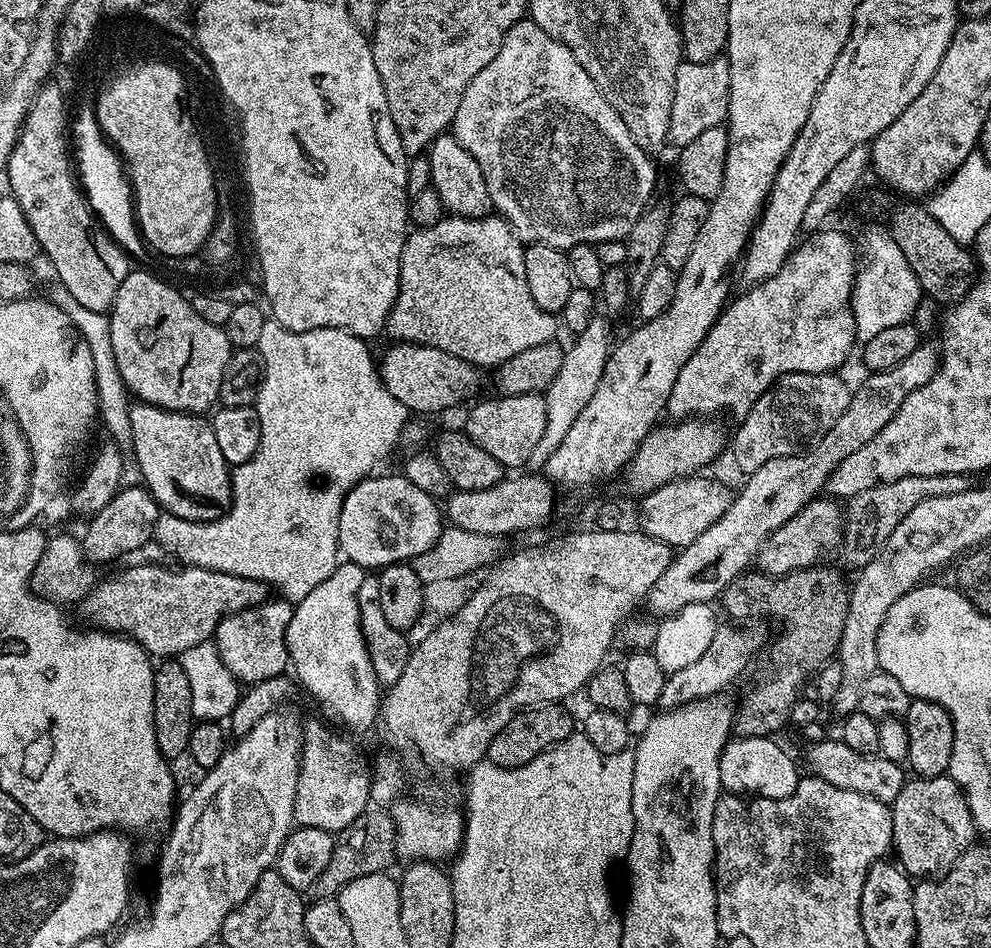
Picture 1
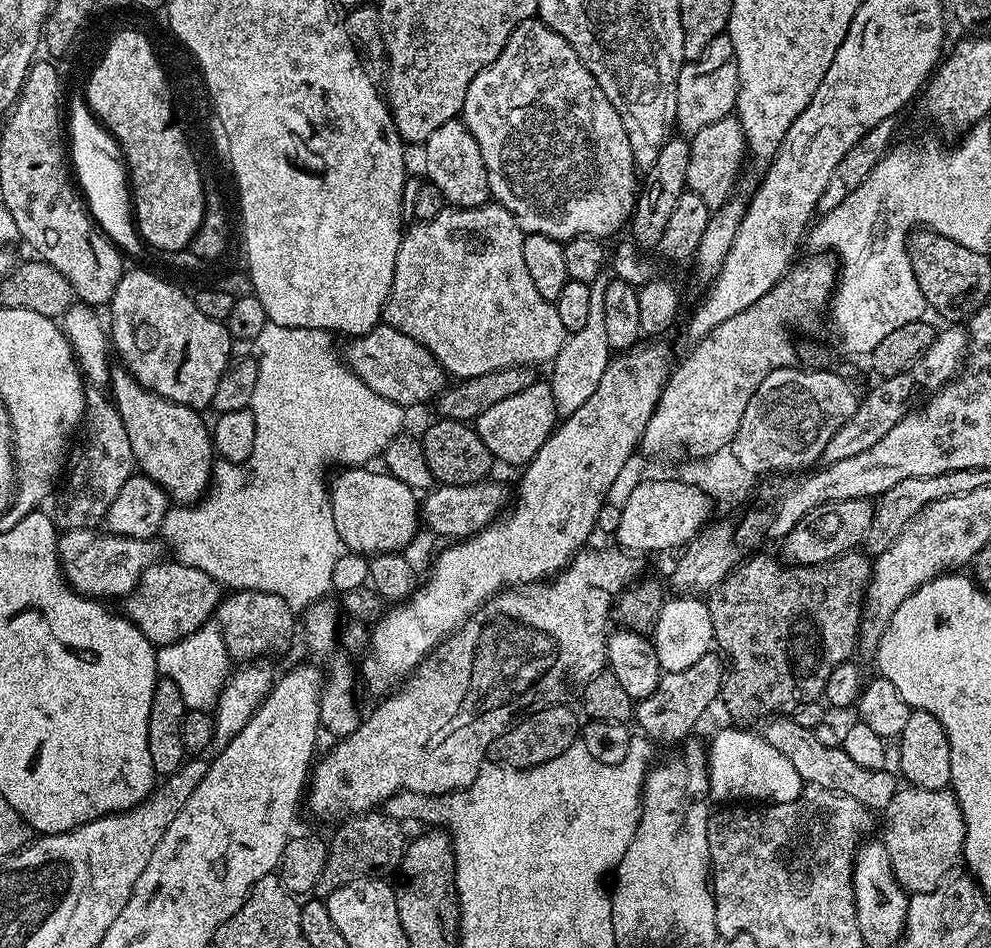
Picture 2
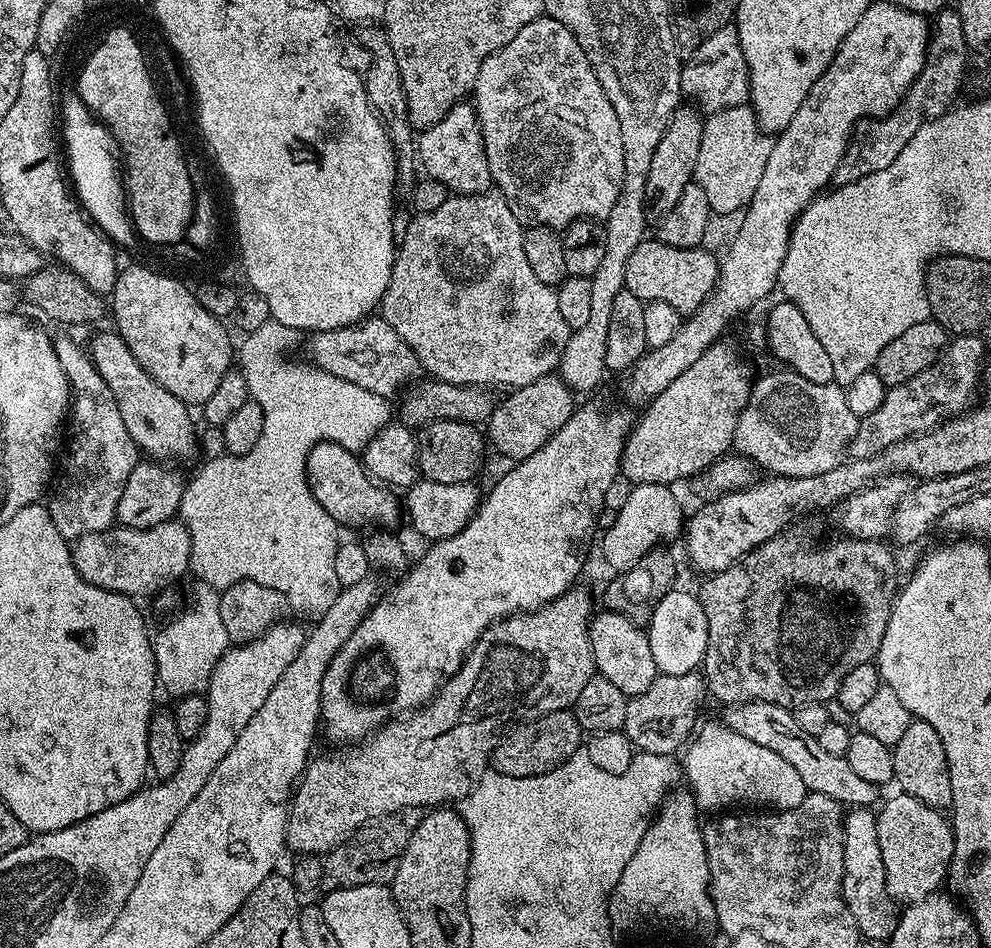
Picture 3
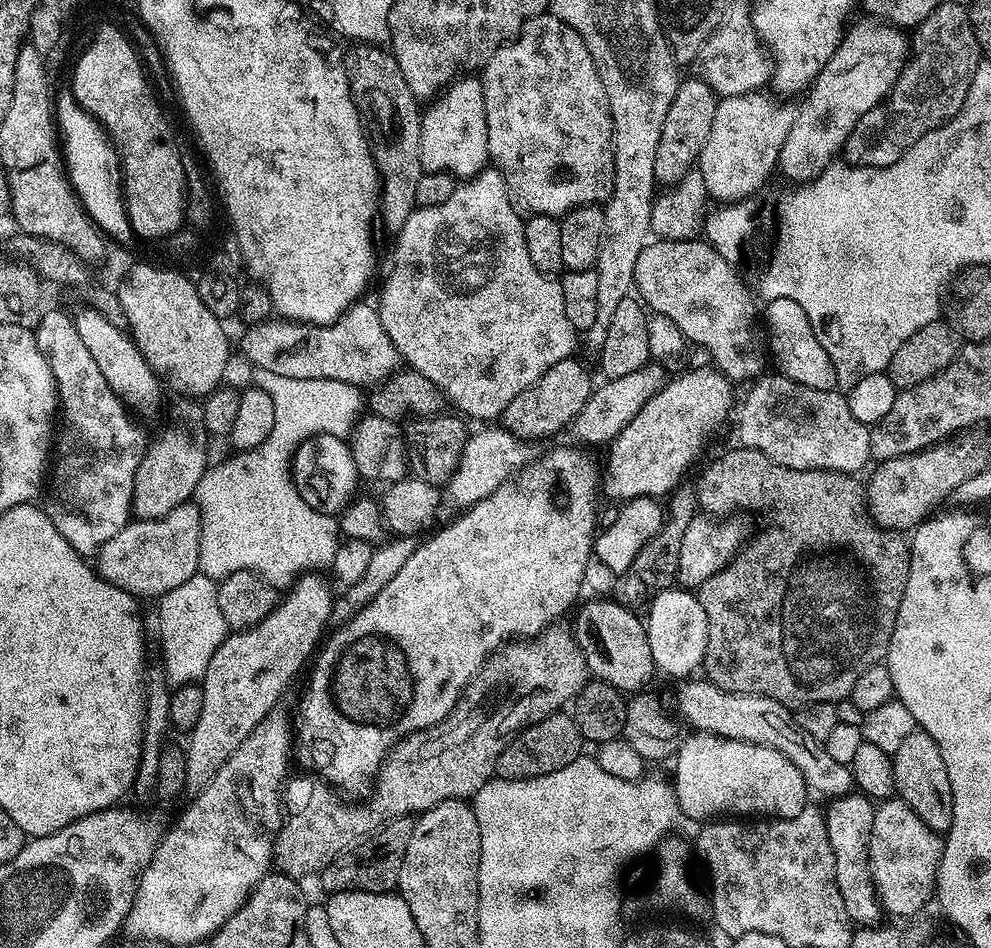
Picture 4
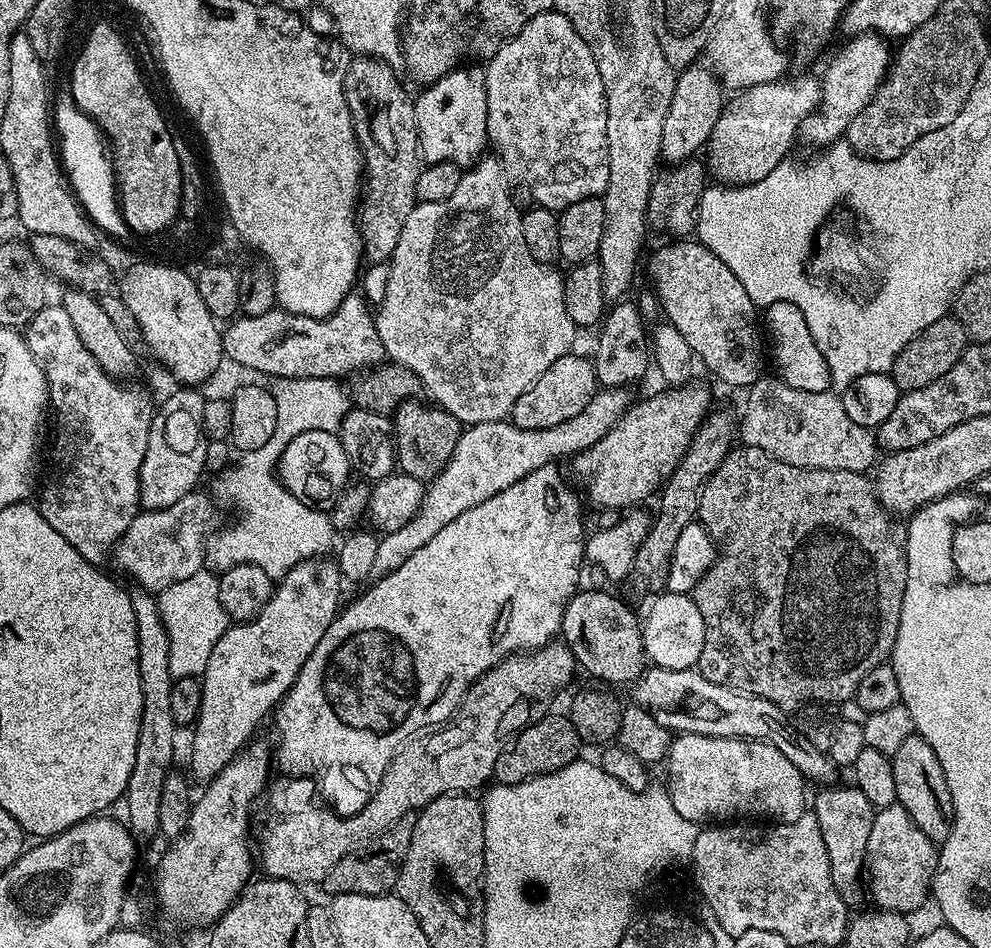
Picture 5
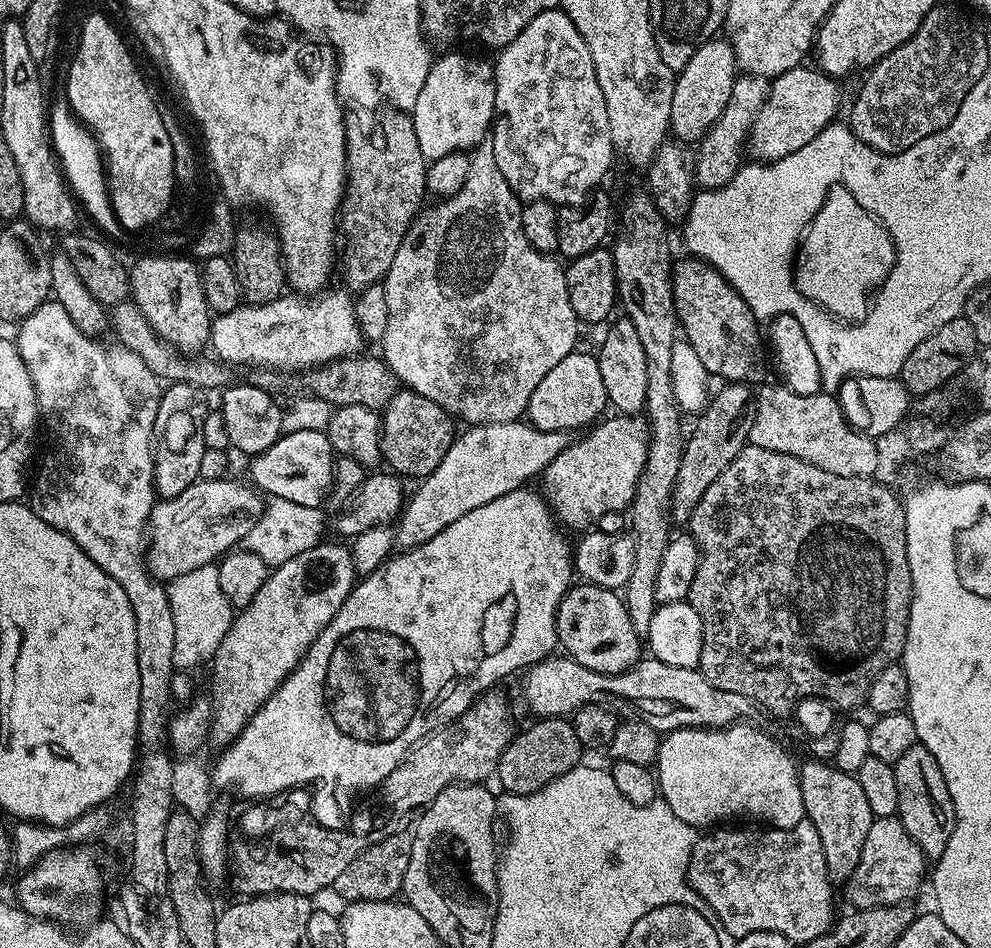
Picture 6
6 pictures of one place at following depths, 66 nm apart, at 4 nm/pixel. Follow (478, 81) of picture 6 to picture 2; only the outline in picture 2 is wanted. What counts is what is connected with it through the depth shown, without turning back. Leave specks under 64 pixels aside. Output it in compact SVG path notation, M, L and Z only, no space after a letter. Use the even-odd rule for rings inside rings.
M463 119L442 122L442 126L438 126L438 130L434 130L434 134L430 134L428 141L422 145L422 152L427 179L442 190L445 201L451 207L477 208L489 203L492 191L482 162L482 150L478 150L478 142L474 142Z

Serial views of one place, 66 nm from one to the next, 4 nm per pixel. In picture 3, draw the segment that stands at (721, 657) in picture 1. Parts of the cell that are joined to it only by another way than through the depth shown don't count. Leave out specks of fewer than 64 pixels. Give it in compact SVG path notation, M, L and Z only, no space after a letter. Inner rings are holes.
M699 671L673 676L657 675L646 694L629 699L622 730L630 738L633 749L663 756L679 753L697 731L696 715L700 712L704 696L706 700L706 681Z

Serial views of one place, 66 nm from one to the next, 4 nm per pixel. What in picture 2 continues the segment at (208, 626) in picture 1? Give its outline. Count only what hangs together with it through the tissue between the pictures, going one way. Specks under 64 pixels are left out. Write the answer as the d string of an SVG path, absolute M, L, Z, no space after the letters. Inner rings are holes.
M157 562L147 568L138 586L123 601L123 615L154 645L169 644L194 634L215 617L222 599L222 585L202 570L194 570L179 562Z

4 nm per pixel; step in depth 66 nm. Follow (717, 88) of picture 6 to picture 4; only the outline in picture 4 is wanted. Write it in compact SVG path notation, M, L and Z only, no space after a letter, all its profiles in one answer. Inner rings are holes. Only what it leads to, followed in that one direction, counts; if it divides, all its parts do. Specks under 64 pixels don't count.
M685 79L666 110L666 122L662 122L662 138L658 138L658 151L654 153L654 178L657 185L677 184L687 172L697 167L702 146L706 146L706 137L710 134L710 122L714 118L718 97L704 80Z

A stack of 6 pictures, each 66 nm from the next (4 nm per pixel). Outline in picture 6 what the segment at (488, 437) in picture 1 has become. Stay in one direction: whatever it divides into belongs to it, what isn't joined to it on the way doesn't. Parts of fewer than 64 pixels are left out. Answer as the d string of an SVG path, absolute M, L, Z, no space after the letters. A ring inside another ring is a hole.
M574 350L570 354L566 354L566 358L562 358L562 362L558 362L558 366L552 367L546 373L546 378L542 378L542 382L538 382L534 394L530 394L526 420L532 427L543 432L575 433L576 428L587 429L589 426L595 425L605 415L604 408L607 409L609 403L606 386L602 382L602 370L598 370L598 362L593 353L580 351Z

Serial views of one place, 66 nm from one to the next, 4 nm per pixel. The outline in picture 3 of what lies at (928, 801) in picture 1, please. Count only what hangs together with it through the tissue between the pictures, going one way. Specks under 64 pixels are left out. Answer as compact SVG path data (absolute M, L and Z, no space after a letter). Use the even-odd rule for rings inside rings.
M895 795L881 803L876 812L878 850L882 852L889 894L907 906L941 891L952 861L954 838L949 817L941 809L926 806L913 796Z

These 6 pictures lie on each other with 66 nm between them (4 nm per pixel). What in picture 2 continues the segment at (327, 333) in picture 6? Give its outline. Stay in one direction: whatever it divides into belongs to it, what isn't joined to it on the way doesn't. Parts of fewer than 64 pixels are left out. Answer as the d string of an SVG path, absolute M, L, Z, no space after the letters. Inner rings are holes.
M381 322L349 344L352 345L348 348L346 363L354 375L362 378L362 382L366 382L374 394L390 398L390 402L399 404L405 410L423 400L435 401L446 387L444 367L421 344L414 342L414 338L406 338L406 334L394 330L389 324Z

